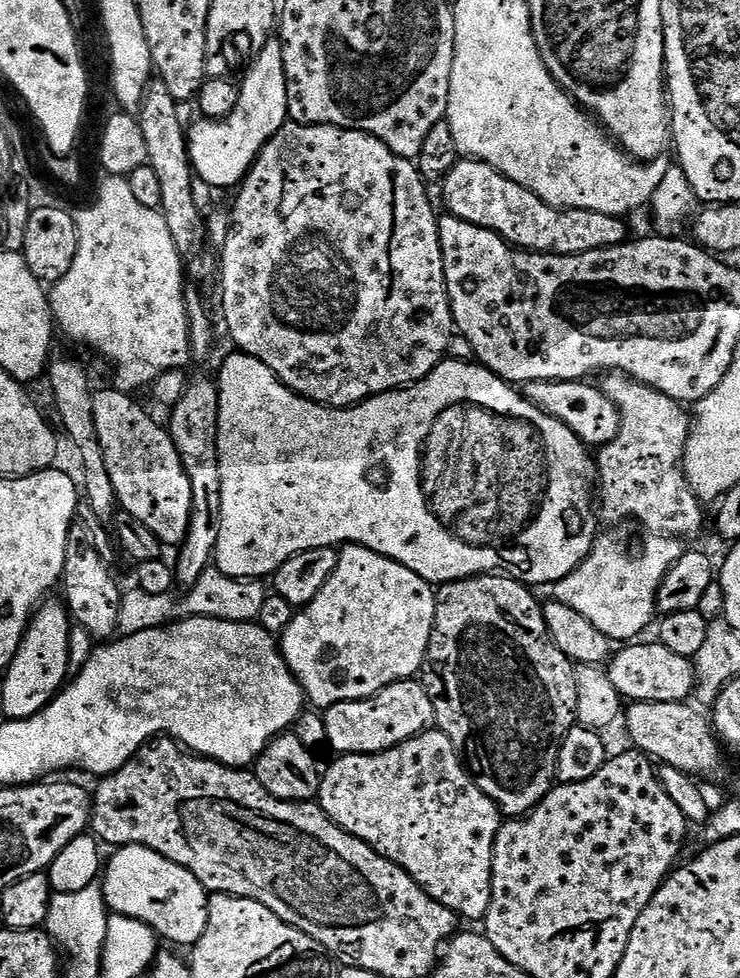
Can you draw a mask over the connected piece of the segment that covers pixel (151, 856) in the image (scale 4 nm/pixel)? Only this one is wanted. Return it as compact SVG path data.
M124 846L112 856L112 861L107 861L102 872L102 887L104 890L104 902L117 916L134 918L146 926L155 930L157 937L173 940L176 944L188 944L195 946L204 939L210 927L210 904L208 899L210 893L201 884L200 880L190 870L170 862L162 854L158 854L149 848L137 848L135 846Z

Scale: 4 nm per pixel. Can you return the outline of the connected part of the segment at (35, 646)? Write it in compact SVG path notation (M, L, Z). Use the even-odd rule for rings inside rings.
M44 606L35 613L15 659L6 669L4 712L8 720L28 720L31 716L37 716L65 687L69 679L68 635L72 632L71 627L67 607L60 606L51 612L48 606Z

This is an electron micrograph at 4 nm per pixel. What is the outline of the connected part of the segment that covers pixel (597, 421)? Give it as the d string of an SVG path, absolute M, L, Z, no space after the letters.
M531 380L523 385L522 391L528 399L533 400L544 412L549 412L554 418L570 430L578 434L580 440L589 446L607 446L617 443L622 432L622 417L616 404L604 392L603 387L592 385L584 380Z

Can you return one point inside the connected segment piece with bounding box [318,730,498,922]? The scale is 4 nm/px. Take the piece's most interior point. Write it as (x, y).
(417, 804)

